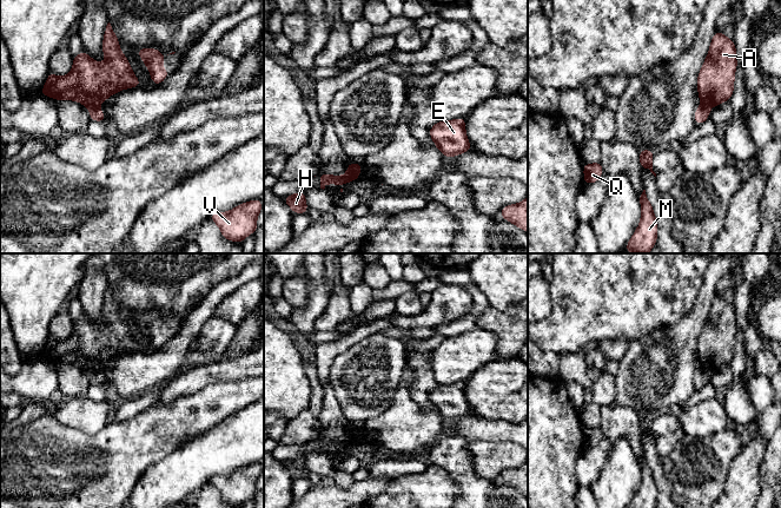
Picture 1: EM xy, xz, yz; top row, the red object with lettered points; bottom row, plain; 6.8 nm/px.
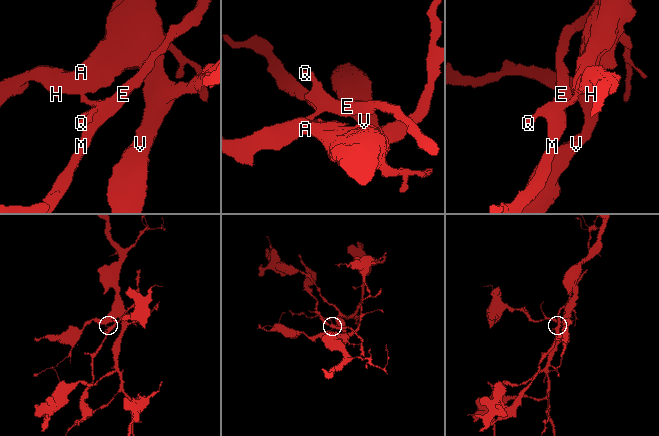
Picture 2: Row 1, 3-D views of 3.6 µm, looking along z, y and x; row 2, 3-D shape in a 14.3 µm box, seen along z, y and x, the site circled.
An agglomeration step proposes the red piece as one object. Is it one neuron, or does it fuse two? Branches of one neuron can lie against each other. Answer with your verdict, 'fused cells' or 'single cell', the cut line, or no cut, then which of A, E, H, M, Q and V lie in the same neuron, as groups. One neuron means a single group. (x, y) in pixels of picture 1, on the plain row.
fused cells; cut xy (97, 369), (88, 373); groups A H V / E M Q

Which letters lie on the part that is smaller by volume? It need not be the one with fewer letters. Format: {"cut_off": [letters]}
{"cut_off": ["E", "M", "Q"]}

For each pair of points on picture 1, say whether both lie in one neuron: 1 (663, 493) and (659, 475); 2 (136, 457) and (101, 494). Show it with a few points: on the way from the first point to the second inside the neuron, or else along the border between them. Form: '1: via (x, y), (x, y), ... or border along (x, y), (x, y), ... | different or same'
1: via (663, 488), (661, 480) | same
2: via (126, 467), (108, 485) | same

